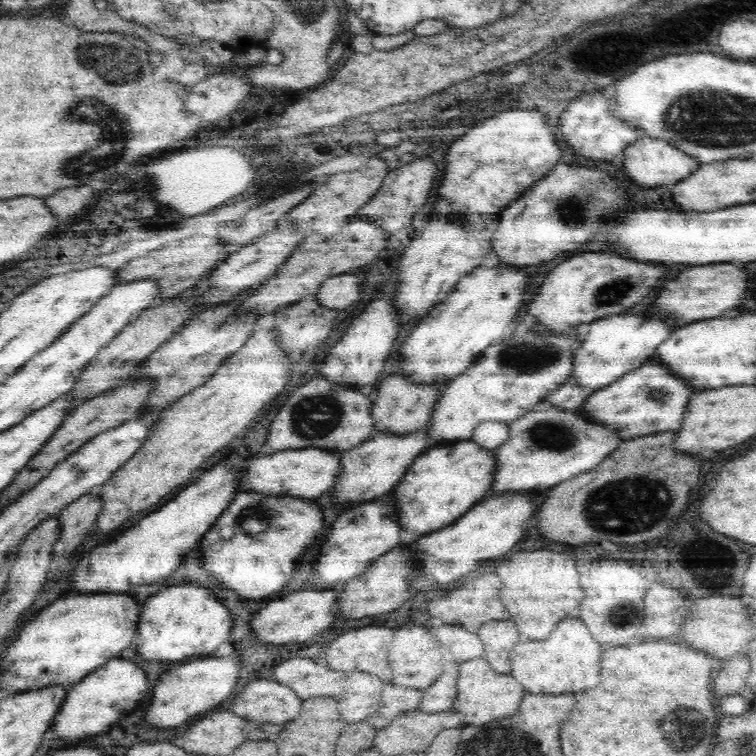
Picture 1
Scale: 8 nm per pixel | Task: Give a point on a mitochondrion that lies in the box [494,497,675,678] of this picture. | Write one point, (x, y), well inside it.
(624, 615)

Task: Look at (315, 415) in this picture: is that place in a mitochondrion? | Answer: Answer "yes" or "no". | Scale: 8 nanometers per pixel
yes

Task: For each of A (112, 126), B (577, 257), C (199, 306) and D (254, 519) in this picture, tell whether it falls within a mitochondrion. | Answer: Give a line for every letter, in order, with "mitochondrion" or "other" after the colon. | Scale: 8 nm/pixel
A: mitochondrion
B: other
C: other
D: mitochondrion

